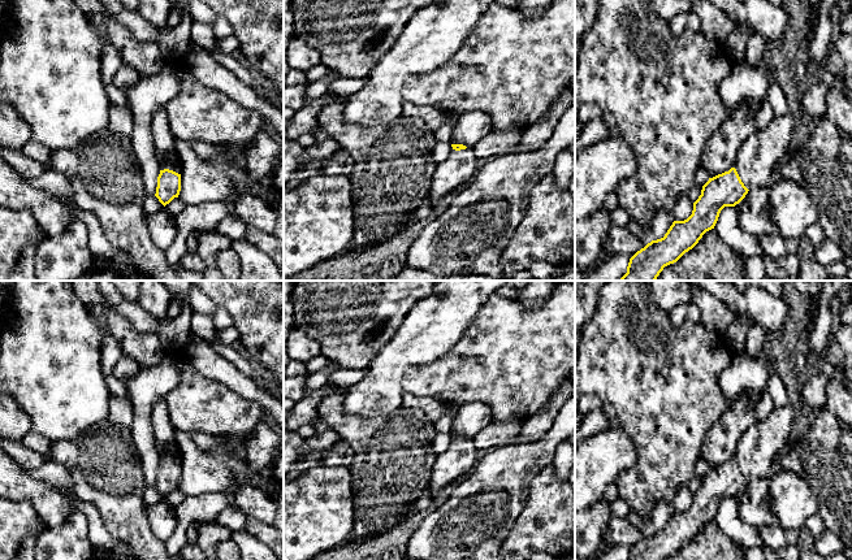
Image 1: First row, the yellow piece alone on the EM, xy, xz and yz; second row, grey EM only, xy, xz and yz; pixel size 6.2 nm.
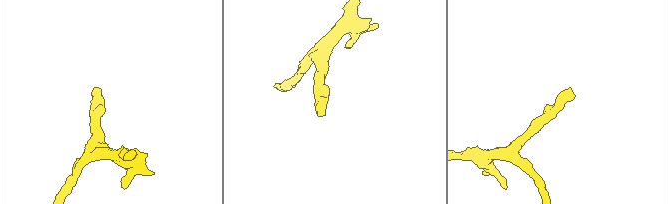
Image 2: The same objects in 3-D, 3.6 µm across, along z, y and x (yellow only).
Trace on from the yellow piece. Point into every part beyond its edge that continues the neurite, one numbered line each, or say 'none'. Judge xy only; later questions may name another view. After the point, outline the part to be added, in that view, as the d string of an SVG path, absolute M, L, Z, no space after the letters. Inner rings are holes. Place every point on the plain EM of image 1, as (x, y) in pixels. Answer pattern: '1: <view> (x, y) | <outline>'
1: xy (176, 456) | M181 450L163 452L160 455L160 461L164 461L164 460L169 460L169 461L173 461L173 463L181 465L181 463L182 463L182 452L181 452Z

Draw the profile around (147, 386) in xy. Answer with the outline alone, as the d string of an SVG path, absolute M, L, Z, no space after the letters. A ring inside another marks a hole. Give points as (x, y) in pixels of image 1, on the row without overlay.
M166 353L156 365L139 369L127 382L129 396L134 407L131 435L140 455L146 486L155 486L160 453L152 430L153 404L180 385L178 353Z

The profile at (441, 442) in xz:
M437 433L432 442L432 448L437 455L440 455L449 448L451 440L453 438L450 433Z

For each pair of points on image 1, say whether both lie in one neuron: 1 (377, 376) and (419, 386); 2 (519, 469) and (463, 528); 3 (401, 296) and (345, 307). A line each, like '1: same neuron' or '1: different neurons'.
1: different neurons
2: same neuron
3: same neuron

